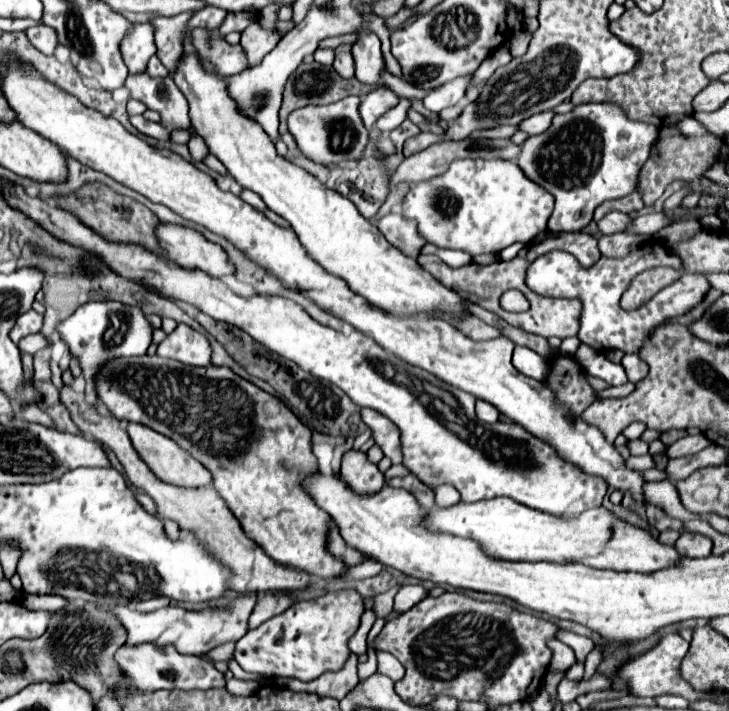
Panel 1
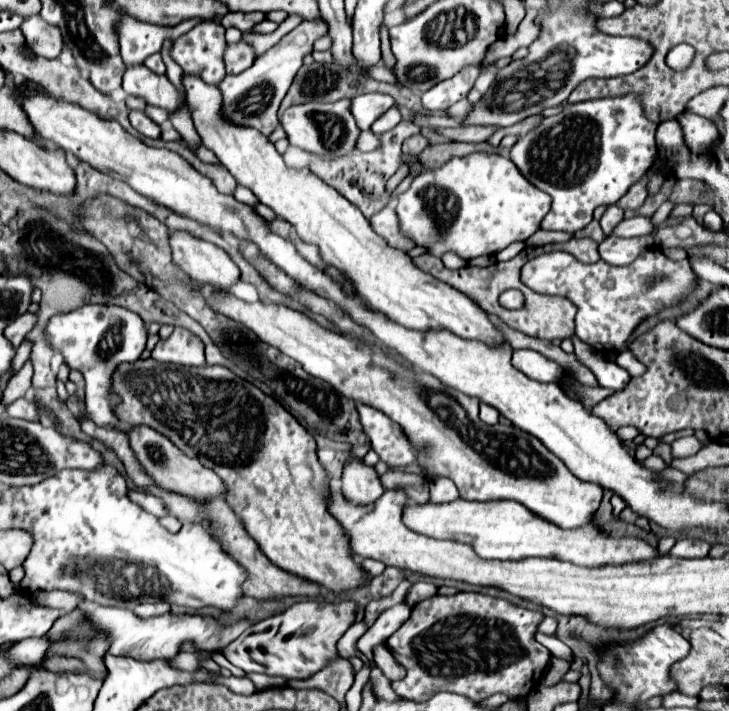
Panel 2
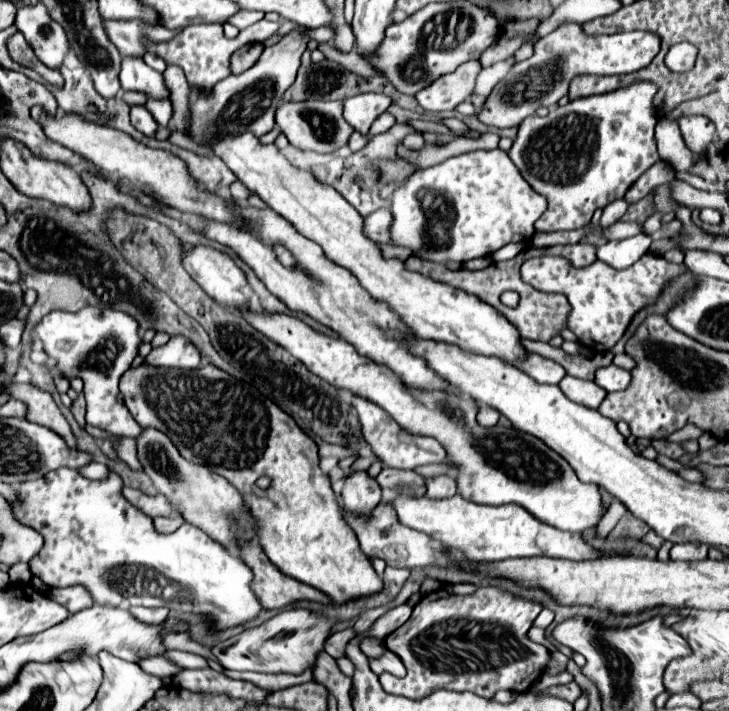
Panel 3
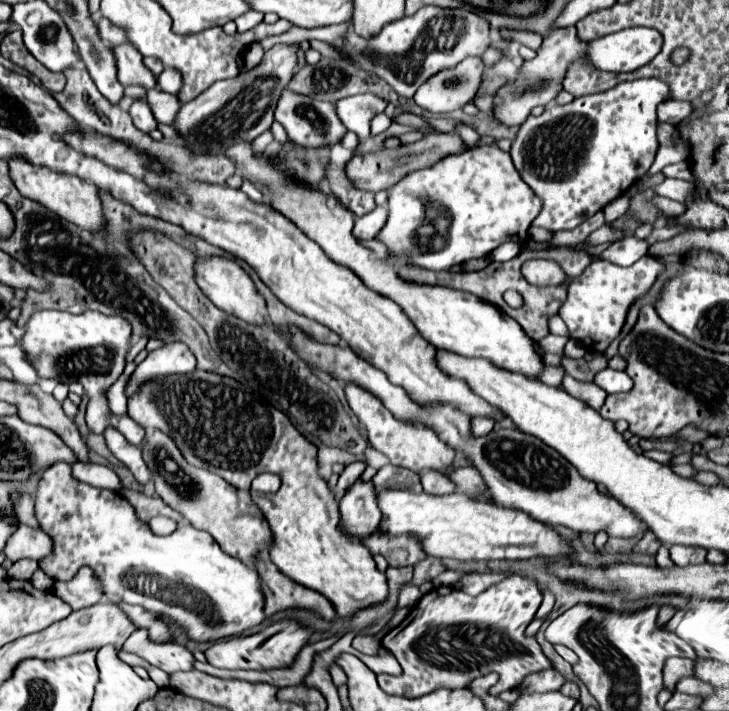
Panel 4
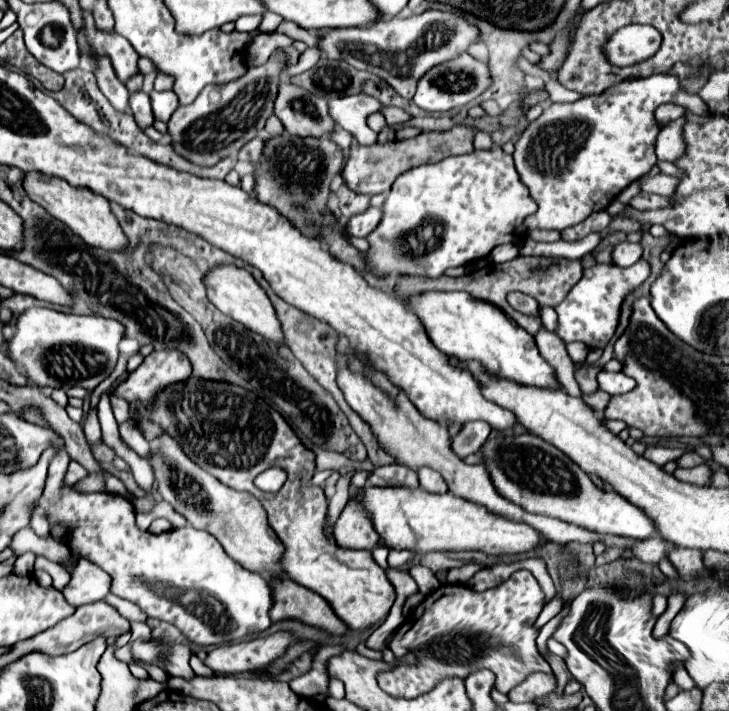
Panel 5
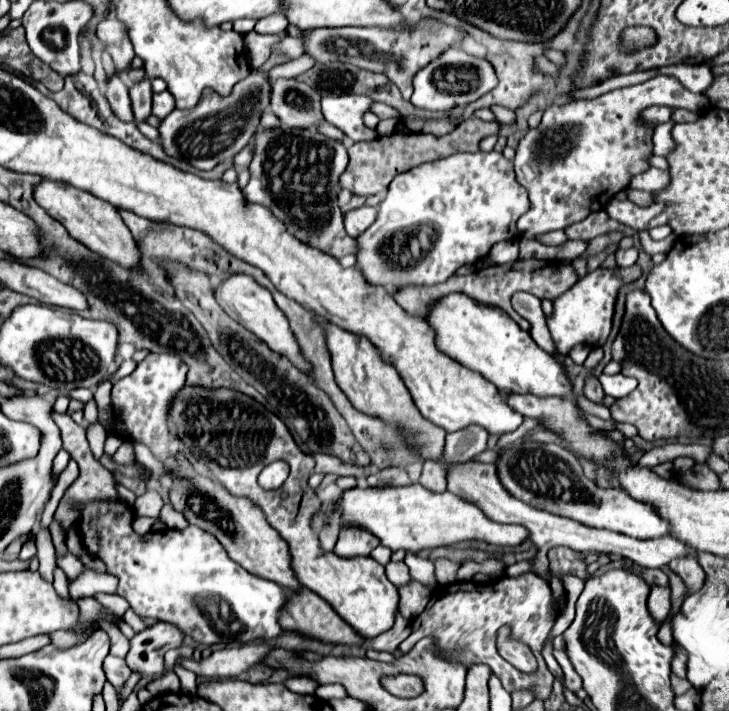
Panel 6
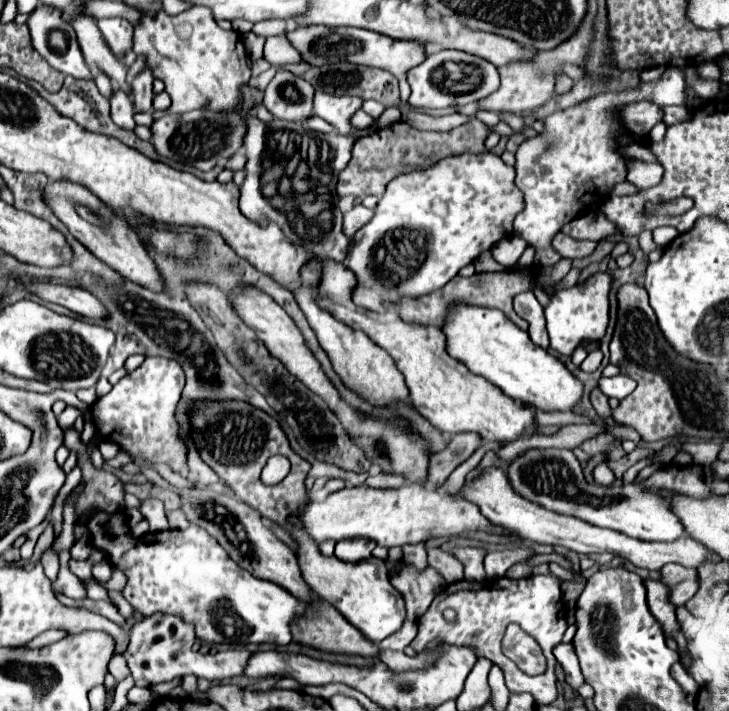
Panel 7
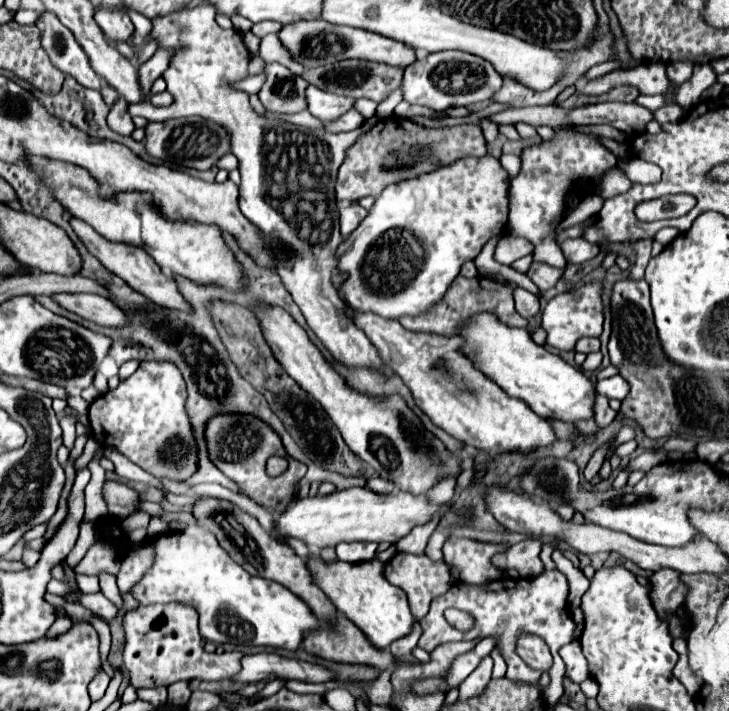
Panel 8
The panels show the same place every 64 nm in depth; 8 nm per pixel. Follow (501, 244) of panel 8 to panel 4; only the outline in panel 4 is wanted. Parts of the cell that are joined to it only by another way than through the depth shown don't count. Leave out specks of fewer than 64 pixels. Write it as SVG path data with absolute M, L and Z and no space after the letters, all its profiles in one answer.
M506 242L502 246L498 246L494 252L492 252L492 260L494 262L506 262L506 260L512 260L514 256L518 256L522 250L522 244L516 244L516 242Z

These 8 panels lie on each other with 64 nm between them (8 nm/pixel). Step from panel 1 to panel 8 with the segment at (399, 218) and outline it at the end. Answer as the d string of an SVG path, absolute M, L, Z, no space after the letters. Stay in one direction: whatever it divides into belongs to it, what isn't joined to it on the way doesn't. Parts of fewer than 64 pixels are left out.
M354 202L350 208L340 210L340 226L342 226L342 236L350 236L354 232L354 228L358 228L360 220L364 220L364 216L368 216L368 210L364 210L358 202Z

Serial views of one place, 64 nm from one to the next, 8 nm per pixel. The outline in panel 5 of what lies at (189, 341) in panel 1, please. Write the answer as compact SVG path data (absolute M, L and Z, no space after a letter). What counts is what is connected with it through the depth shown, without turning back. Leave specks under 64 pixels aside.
M156 350L144 358L124 384L116 388L116 394L128 402L142 400L148 404L160 388L186 380L190 372L192 364L180 350Z

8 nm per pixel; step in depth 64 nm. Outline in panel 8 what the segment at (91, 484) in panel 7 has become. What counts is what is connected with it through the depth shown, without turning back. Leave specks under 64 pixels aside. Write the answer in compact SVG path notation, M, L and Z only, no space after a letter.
M106 480L104 488L102 488L102 494L104 494L106 506L108 506L108 514L112 518L124 520L130 512L134 512L138 508L138 500L140 500L138 492L128 488L122 482Z

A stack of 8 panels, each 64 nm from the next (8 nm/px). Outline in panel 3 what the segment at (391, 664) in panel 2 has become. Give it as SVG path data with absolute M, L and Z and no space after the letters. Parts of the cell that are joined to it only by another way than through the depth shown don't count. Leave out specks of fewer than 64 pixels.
M368 638L368 640L362 642L362 650L370 658L380 658L384 654L384 642L382 640L374 640L374 638Z

